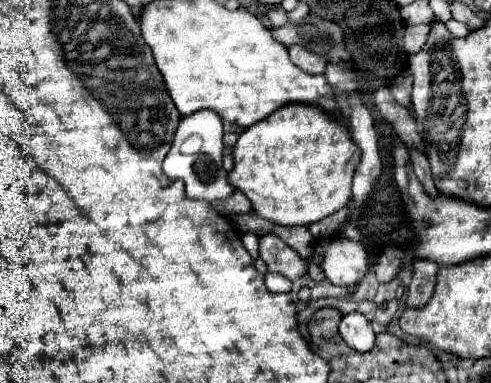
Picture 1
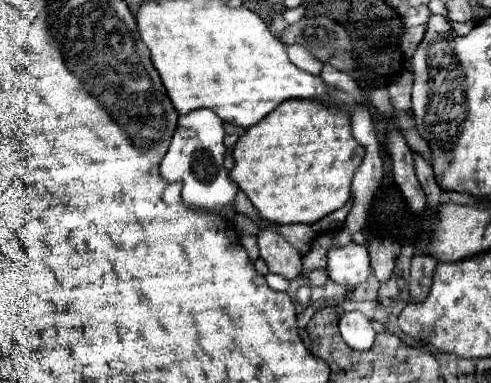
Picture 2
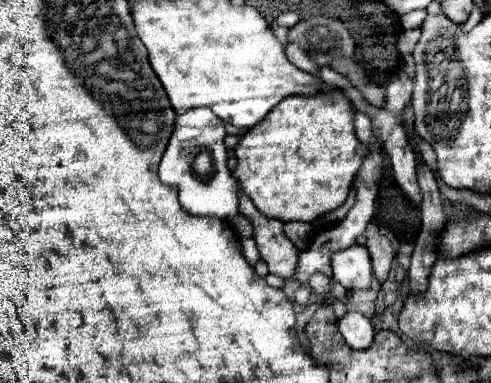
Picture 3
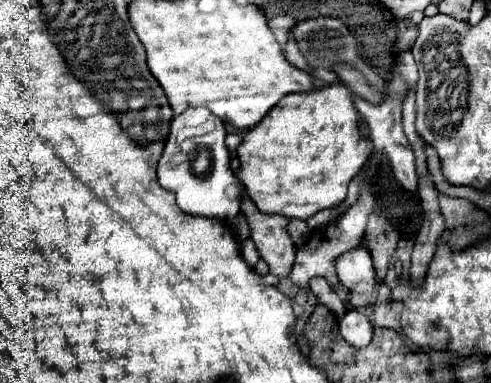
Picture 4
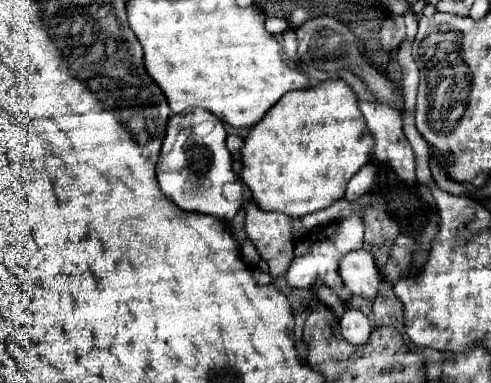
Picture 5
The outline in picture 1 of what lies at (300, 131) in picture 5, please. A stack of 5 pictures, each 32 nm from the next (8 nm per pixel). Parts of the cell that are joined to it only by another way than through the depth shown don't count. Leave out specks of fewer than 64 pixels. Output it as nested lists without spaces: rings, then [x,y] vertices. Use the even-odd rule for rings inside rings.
[[[284,104],[268,118],[246,128],[234,144],[234,168],[230,182],[246,194],[258,216],[282,226],[308,226],[344,208],[352,196],[352,176],[360,164],[362,150],[350,136],[348,122],[316,104]]]

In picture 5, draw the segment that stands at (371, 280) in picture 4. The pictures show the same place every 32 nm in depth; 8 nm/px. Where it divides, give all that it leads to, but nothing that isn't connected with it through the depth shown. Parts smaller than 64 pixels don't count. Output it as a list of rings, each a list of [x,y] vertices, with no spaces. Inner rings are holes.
[[[356,250],[340,262],[340,276],[344,286],[356,294],[366,298],[368,302],[380,294],[380,286],[388,284],[384,272],[380,272],[374,256],[366,250]]]

